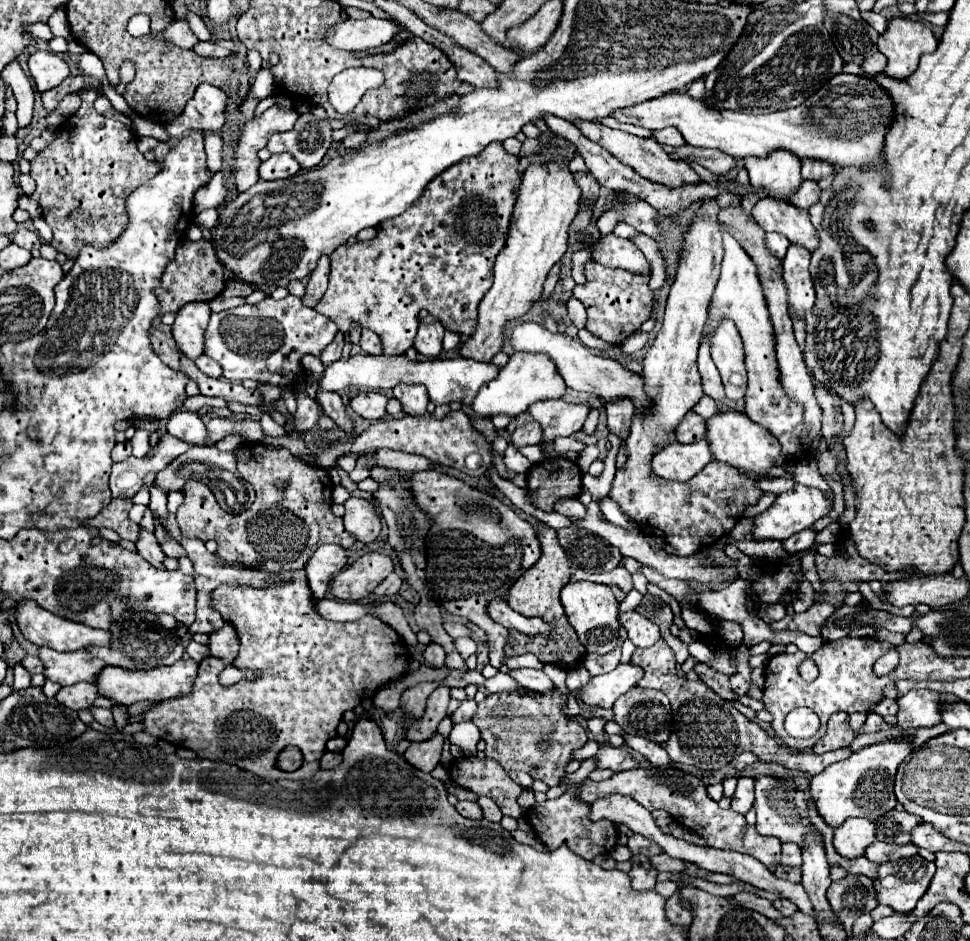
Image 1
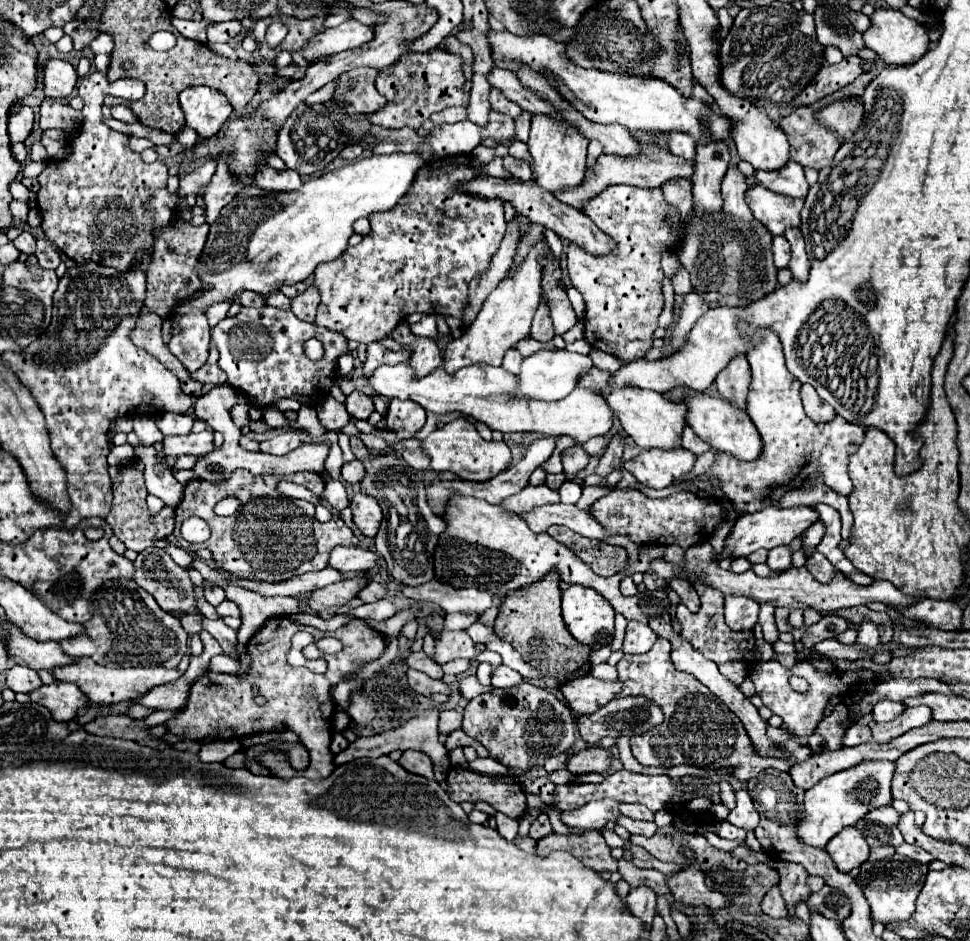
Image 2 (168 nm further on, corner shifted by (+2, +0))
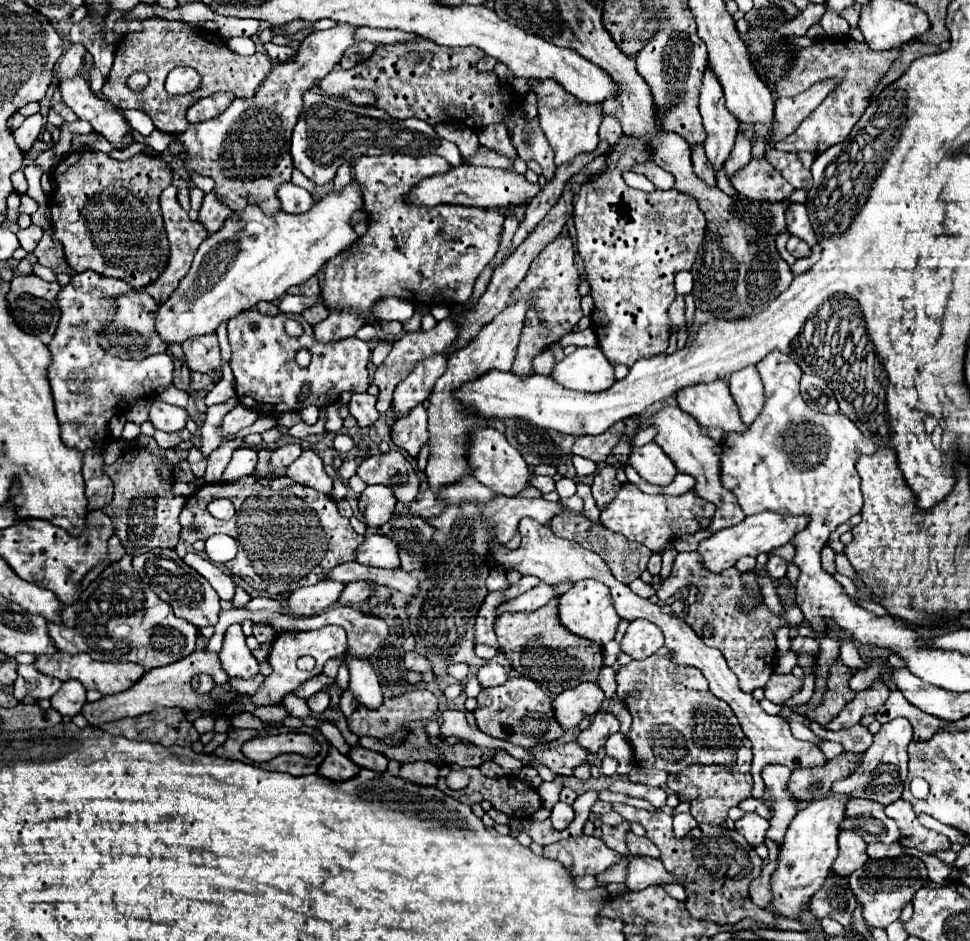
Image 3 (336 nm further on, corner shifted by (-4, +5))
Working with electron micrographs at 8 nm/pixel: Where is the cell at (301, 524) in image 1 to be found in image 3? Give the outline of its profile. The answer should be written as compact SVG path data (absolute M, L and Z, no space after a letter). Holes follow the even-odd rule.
M246 475L242 479L236 479L232 483L206 483L194 491L192 497L186 499L186 505L180 513L180 525L182 525L182 535L180 539L184 543L194 543L198 539L206 541L214 533L226 533L238 541L238 555L226 563L226 567L234 573L240 575L250 587L258 587L266 593L278 595L278 593L292 593L304 585L314 585L328 575L328 571L344 561L352 561L352 553L356 547L364 541L364 535L358 535L350 521L338 513L338 507L330 495L318 493L312 487L300 485L300 483L290 483L284 485L278 479L256 479L254 475ZM226 497L234 503L236 515L230 521L220 521L214 519L208 513L208 503L214 499Z

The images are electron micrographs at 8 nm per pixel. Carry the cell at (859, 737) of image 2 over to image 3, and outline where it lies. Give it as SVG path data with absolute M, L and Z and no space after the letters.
M811 719L809 727L812 729L820 739L828 739L828 741L838 741L844 749L848 751L858 751L864 753L870 743L872 743L872 733L868 731L868 727L864 727L862 723L852 725L848 729L840 729L840 731L830 731L818 725L818 723Z

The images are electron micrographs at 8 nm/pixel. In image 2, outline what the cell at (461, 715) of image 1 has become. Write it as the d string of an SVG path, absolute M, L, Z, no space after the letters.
M456 710L440 712L440 722L438 722L438 732L440 734L450 734L460 726L462 726L462 714L460 712L456 712Z

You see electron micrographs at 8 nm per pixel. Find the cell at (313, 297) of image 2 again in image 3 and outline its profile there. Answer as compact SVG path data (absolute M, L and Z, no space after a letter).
M316 303L316 305L308 307L308 309L302 313L302 317L304 317L310 325L316 325L316 323L320 323L322 319L328 317L328 309L326 309L322 303Z

